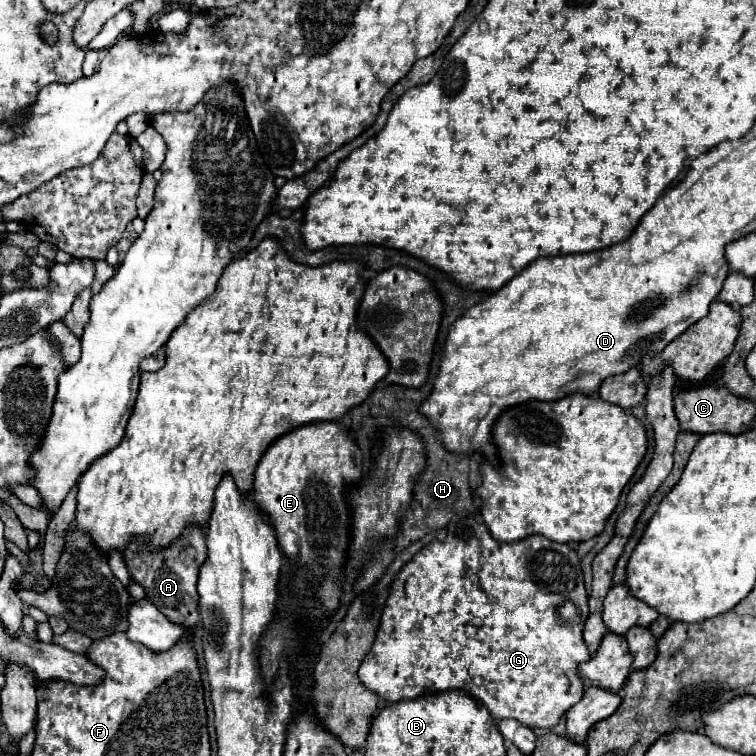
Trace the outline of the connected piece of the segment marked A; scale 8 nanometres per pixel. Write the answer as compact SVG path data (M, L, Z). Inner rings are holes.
M200 528L186 530L186 534L182 536L182 542L170 546L168 550L160 550L160 552L142 550L140 552L138 548L130 548L124 552L124 560L134 582L138 582L146 590L148 600L160 612L164 612L172 622L184 624L190 630L194 630L200 624L196 582L198 582L198 570L206 560L206 540Z

